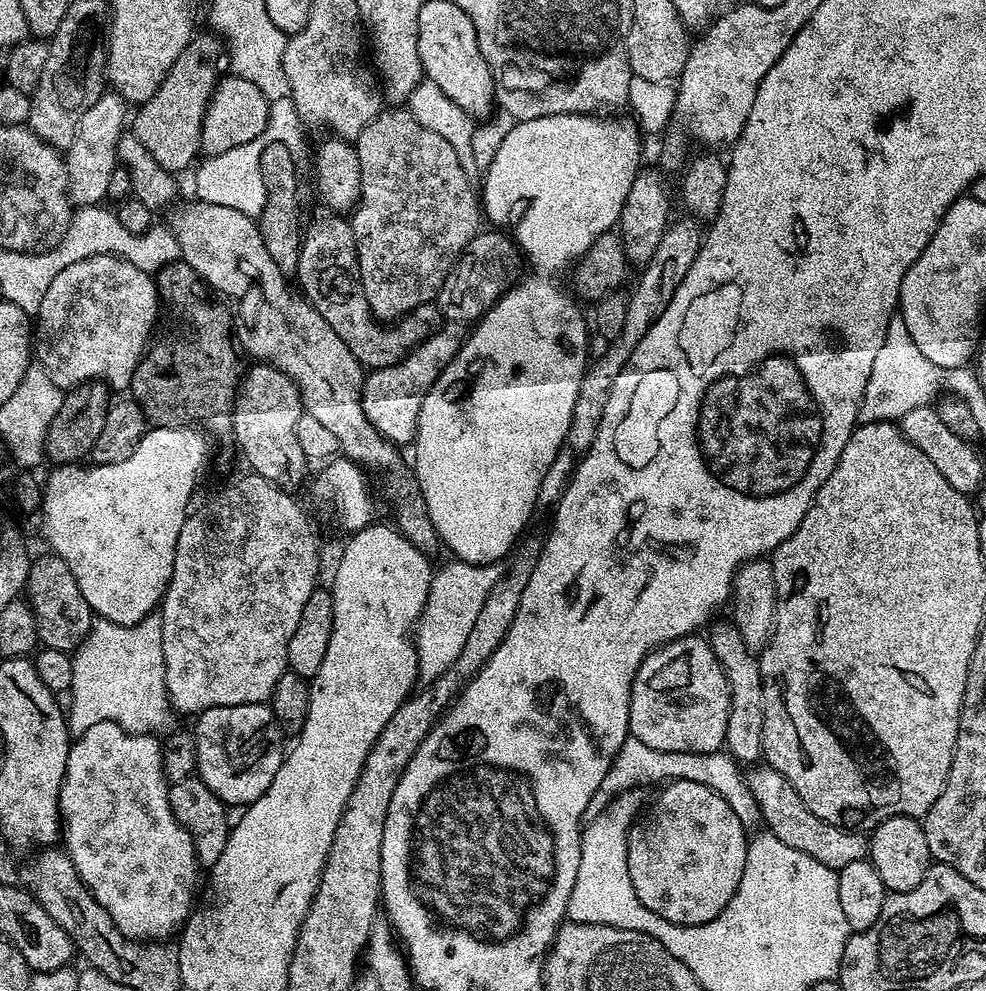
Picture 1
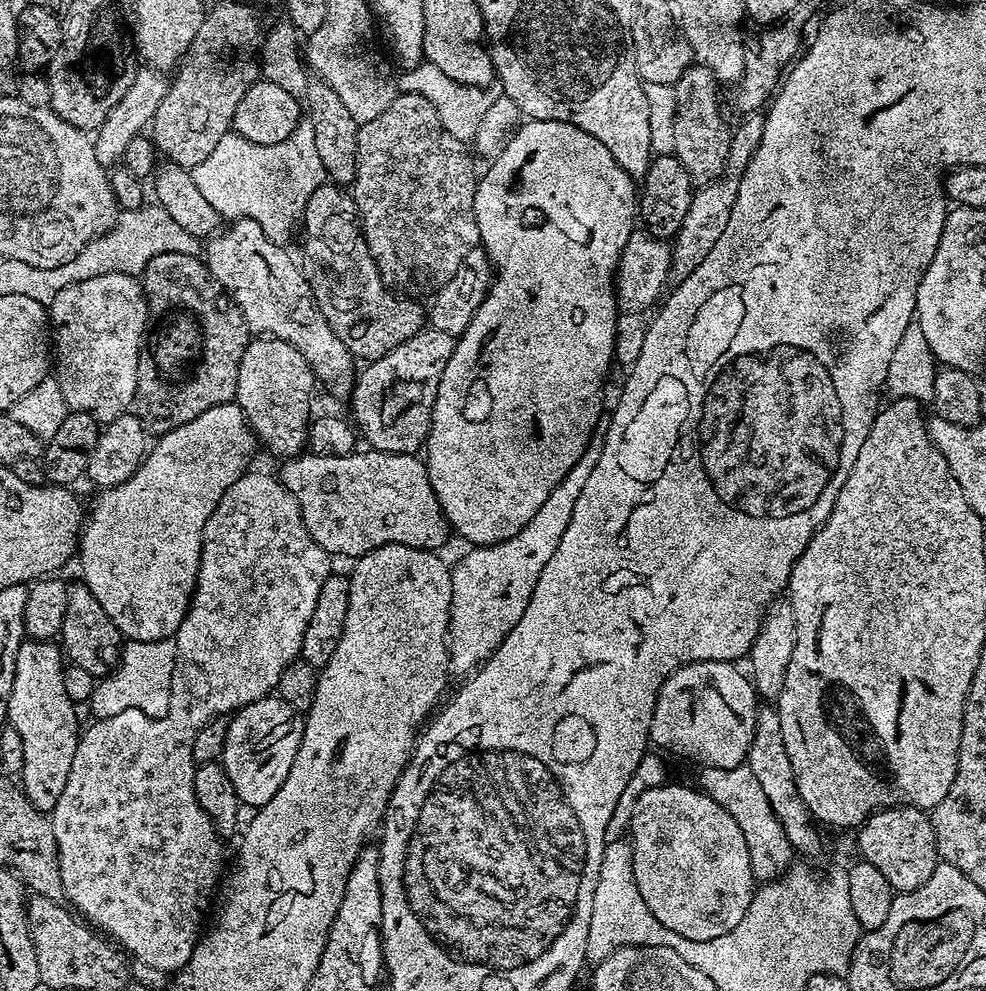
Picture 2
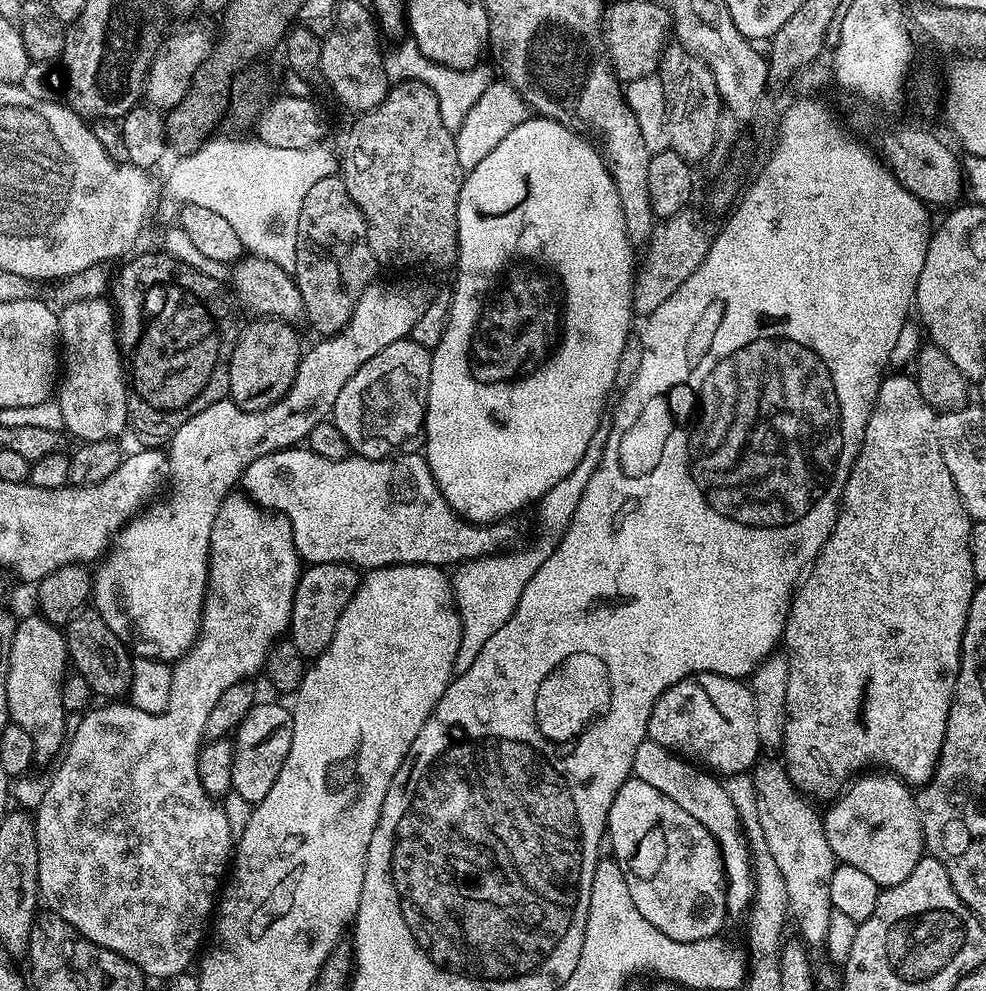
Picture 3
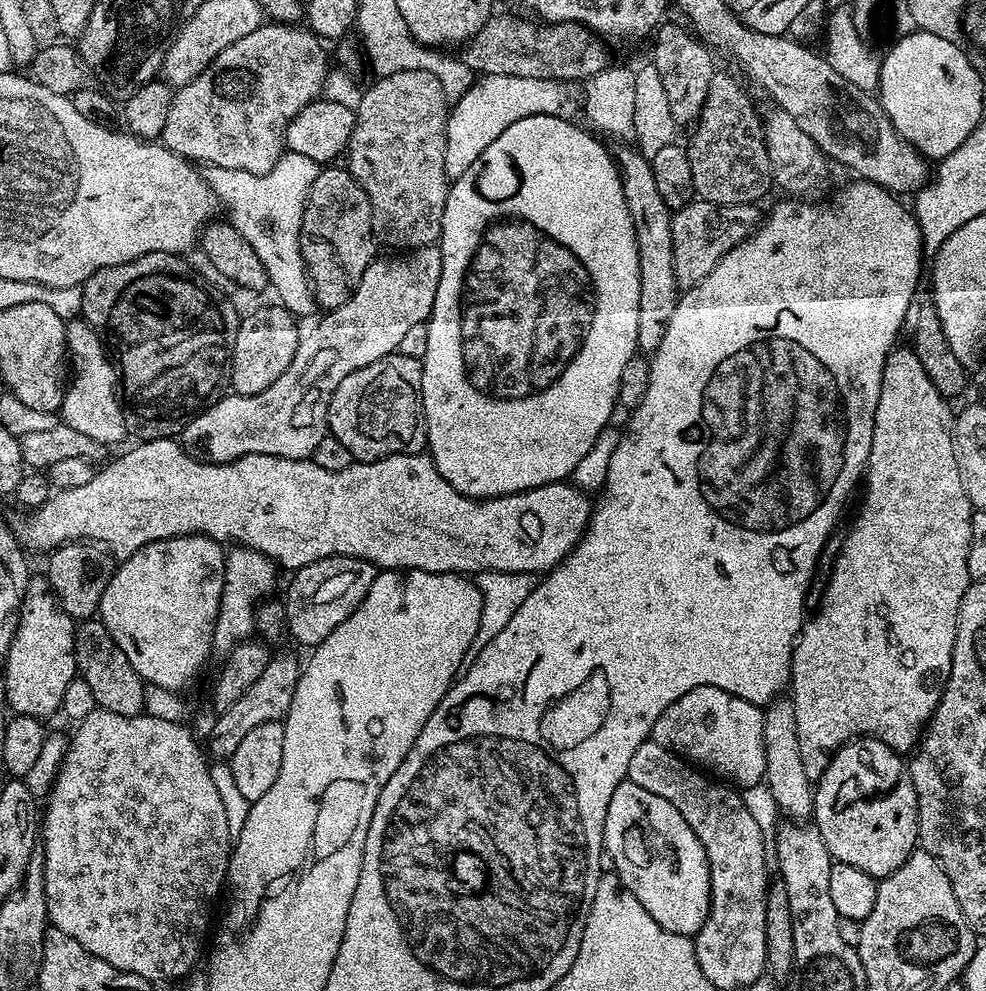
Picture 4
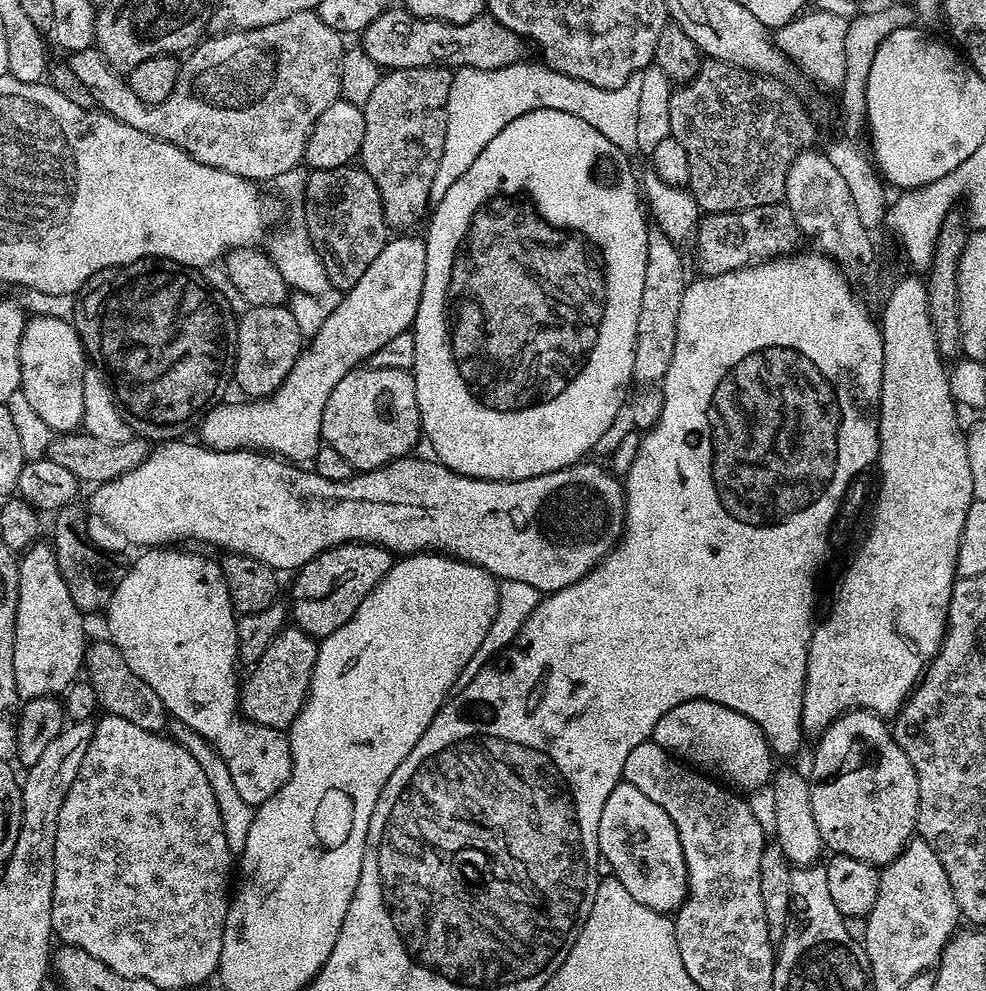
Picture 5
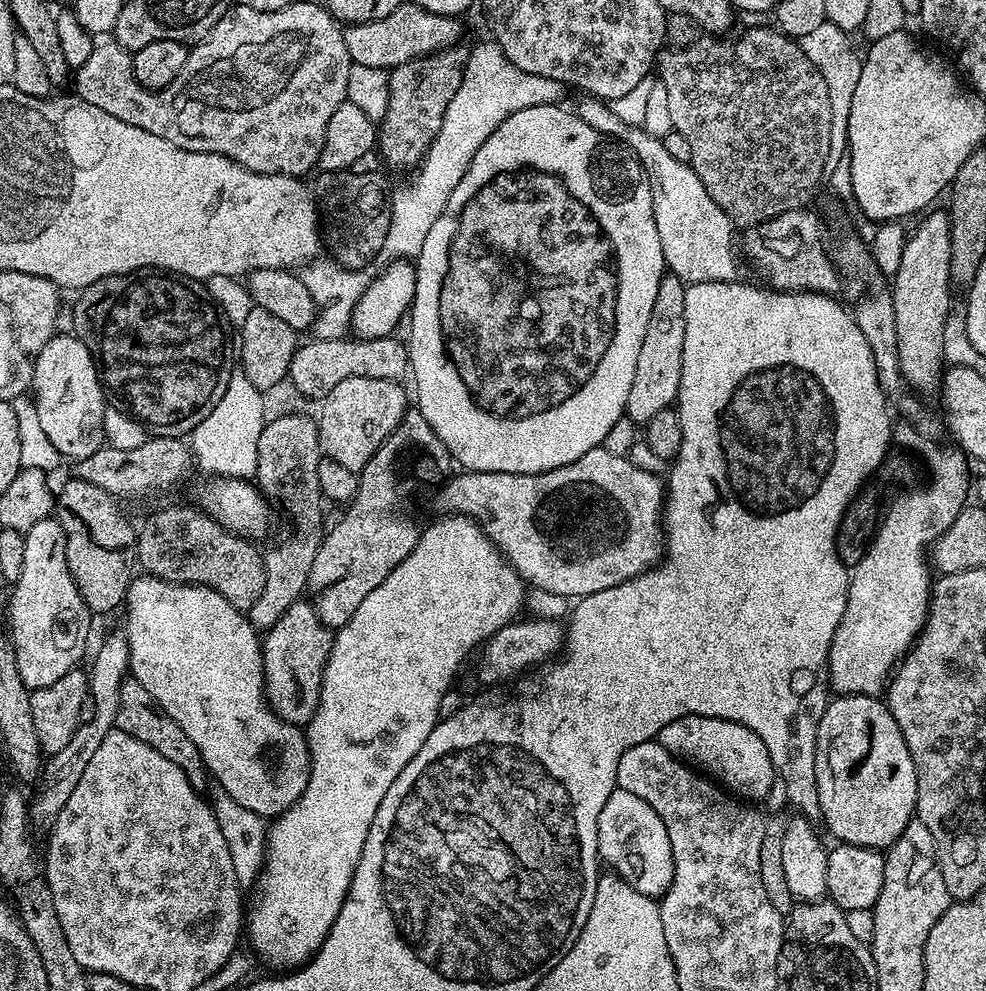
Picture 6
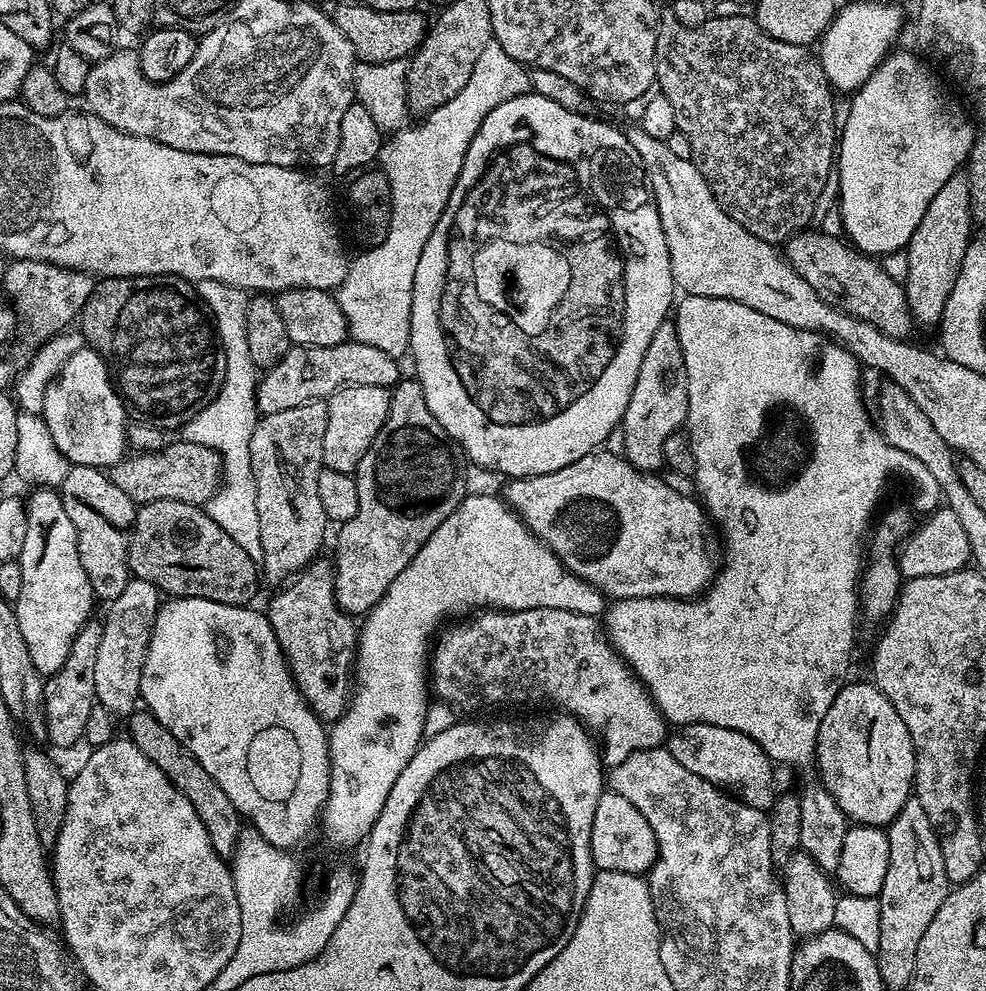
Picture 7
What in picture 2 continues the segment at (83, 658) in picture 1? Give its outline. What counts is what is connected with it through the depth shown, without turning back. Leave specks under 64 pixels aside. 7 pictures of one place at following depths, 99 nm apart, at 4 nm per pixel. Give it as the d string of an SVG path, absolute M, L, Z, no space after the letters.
M171 639L128 640L118 652L118 663L114 671L105 675L90 693L91 715L107 718L129 710L151 713L152 700L167 701L172 668L175 665L176 646Z

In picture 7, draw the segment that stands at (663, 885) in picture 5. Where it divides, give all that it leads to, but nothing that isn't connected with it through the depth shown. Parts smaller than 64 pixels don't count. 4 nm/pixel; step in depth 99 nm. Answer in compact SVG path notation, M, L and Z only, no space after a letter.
M605 790L600 795L598 810L594 810L594 826L590 830L590 850L592 851L592 863L602 872L621 872L622 874L634 874L644 876L651 872L652 864L658 858L654 830L650 830L650 822L642 818L642 814L631 802L626 802L622 794Z

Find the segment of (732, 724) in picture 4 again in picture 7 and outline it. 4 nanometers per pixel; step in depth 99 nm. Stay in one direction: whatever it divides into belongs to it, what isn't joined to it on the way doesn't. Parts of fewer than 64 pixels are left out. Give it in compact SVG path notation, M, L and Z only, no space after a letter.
M686 724L673 731L666 747L686 770L706 778L715 788L723 788L729 796L735 796L746 806L761 810L771 808L774 801L774 761L764 753L762 746L738 730L726 730L726 726Z

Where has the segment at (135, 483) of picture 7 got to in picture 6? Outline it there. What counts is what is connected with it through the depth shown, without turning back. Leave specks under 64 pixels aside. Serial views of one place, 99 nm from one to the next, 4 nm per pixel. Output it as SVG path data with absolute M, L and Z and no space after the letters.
M152 436L142 446L134 450L114 450L110 447L99 448L92 454L75 461L75 479L91 482L117 498L123 496L152 496L172 488L191 468L194 457L189 445L174 436Z

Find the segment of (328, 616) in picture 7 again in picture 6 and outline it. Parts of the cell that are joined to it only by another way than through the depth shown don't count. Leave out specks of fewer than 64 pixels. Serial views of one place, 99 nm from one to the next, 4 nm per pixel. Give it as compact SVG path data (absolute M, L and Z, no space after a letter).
M307 599L294 602L262 636L264 649L264 697L280 720L307 726L320 705L324 667L330 658L333 629L318 618Z

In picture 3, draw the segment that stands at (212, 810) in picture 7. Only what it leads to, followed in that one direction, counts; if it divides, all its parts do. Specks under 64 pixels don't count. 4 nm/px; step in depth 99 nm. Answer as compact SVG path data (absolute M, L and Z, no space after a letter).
M85 610L72 619L66 628L68 658L75 675L90 682L93 693L100 696L120 696L132 686L132 661L128 645L123 644L94 610Z

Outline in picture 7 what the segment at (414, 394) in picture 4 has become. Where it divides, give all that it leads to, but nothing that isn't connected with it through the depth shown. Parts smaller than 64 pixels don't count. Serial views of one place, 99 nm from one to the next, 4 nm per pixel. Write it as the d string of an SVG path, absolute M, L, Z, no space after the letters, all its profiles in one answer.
M353 384L338 389L333 396L328 397L324 467L355 473L358 462L362 462L362 454L370 450L378 430L382 430L386 422L391 397L391 391L382 386L354 386Z

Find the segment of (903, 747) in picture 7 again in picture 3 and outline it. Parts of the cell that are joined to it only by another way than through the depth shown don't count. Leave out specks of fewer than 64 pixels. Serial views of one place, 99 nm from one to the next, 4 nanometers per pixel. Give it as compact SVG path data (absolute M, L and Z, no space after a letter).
M872 774L853 779L840 795L827 805L828 813L825 811L822 819L826 830L826 842L830 842L830 850L837 861L864 871L869 878L874 878L874 882L880 885L881 889L885 889L898 886L898 882L906 882L906 878L910 878L914 871L914 866L918 866L920 857L925 855L924 827L920 821L916 797L909 785L895 774L868 775Z

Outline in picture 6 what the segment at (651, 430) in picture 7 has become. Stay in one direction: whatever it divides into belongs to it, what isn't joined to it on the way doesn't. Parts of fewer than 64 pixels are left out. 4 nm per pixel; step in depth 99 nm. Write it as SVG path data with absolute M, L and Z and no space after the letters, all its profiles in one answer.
M665 274L658 286L658 295L654 297L654 310L650 313L650 322L646 325L646 338L642 338L642 350L638 354L638 367L634 370L634 383L630 385L627 419L633 420L637 426L643 426L654 418L654 414L662 414L662 410L672 408L680 395L680 379L682 378L682 346L686 342L686 294L685 283L677 276Z

